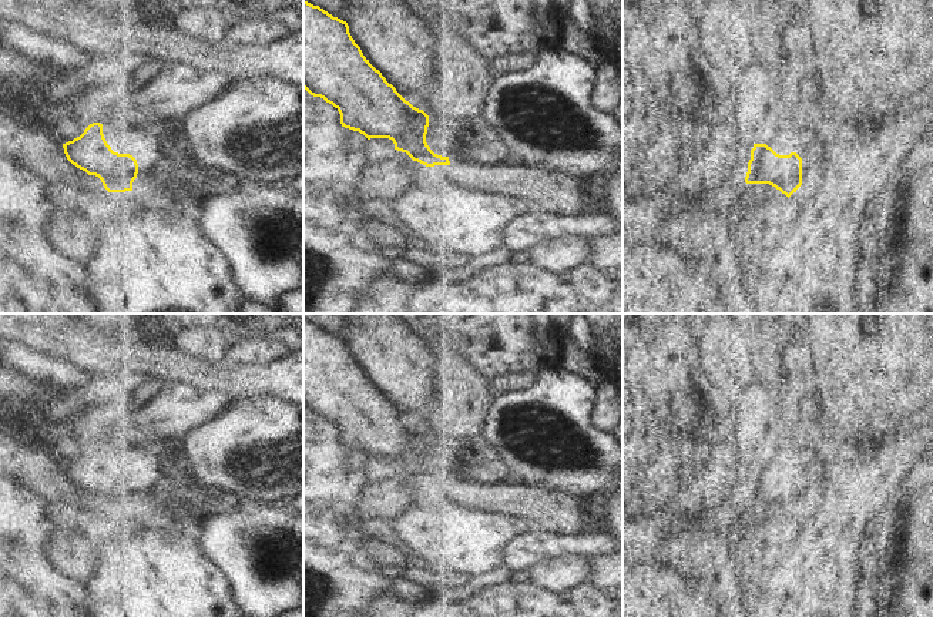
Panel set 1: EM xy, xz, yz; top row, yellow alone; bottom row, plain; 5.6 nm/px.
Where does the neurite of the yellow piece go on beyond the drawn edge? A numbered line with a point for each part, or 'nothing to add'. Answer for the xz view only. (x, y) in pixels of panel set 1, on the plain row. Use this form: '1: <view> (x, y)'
nothing to add

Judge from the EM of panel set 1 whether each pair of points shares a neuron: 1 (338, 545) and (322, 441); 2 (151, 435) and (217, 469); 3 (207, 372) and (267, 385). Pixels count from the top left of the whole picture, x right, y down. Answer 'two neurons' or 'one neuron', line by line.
1: one neuron
2: two neurons
3: one neuron

